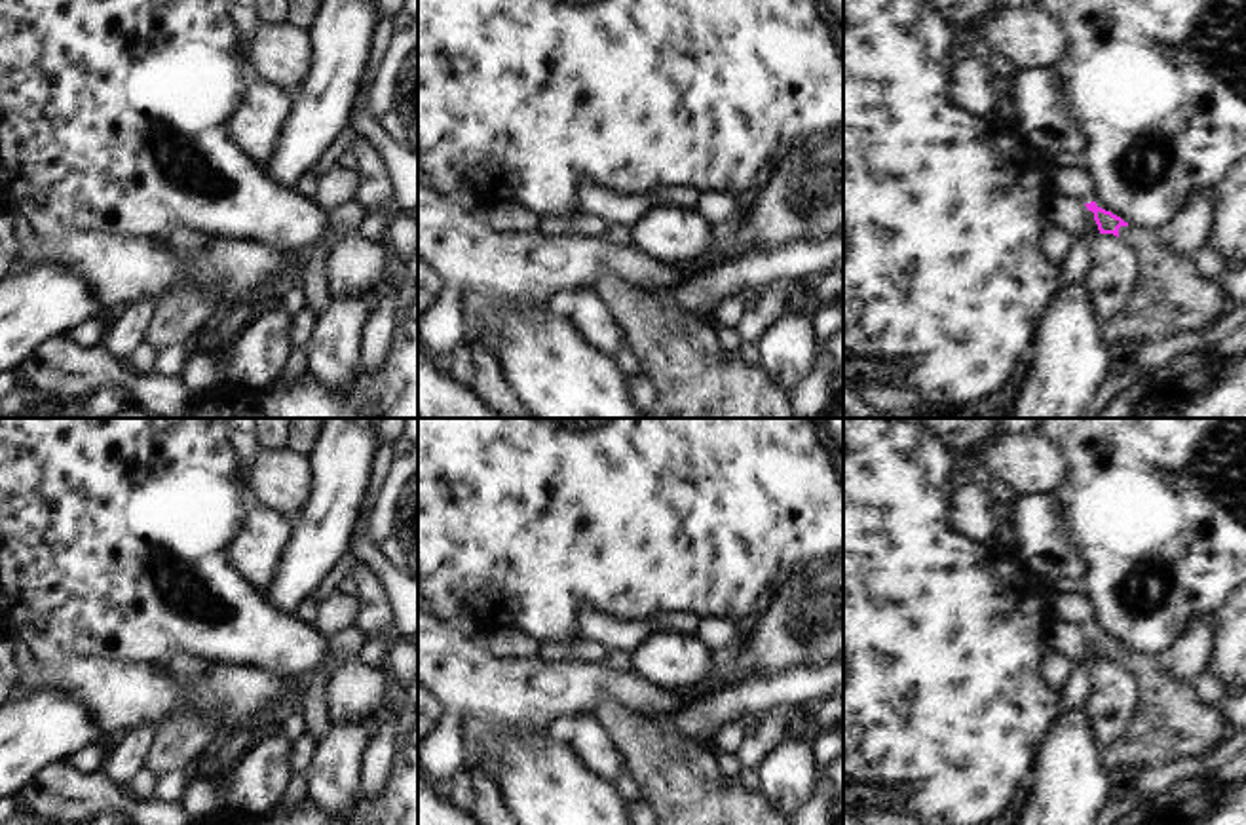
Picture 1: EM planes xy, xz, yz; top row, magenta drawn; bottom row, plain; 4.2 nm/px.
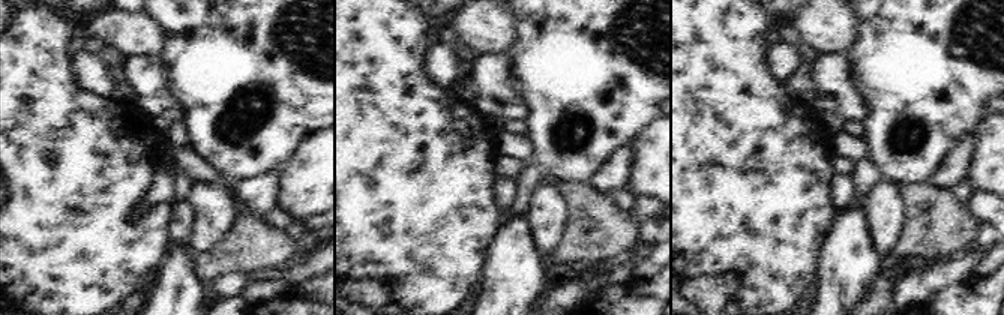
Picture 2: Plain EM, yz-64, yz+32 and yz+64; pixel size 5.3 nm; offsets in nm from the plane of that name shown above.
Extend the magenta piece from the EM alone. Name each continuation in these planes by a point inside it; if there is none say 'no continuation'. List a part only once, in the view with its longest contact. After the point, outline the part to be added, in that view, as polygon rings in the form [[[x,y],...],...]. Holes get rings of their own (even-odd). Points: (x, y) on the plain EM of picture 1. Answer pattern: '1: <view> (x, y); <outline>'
1: yz (1172, 723); [[[1130,650],[1119,654],[1119,663],[1136,679],[1140,701],[1128,732],[1100,751],[1111,777],[1180,758],[1200,758],[1223,741],[1227,719],[1218,705],[1197,696],[1195,681],[1172,675],[1159,658]]]

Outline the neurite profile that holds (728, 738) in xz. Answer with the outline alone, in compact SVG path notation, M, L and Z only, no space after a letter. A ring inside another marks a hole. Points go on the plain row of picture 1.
M731 720L724 724L710 741L710 749L714 753L729 753L735 755L737 747L741 745L746 728L739 720Z

